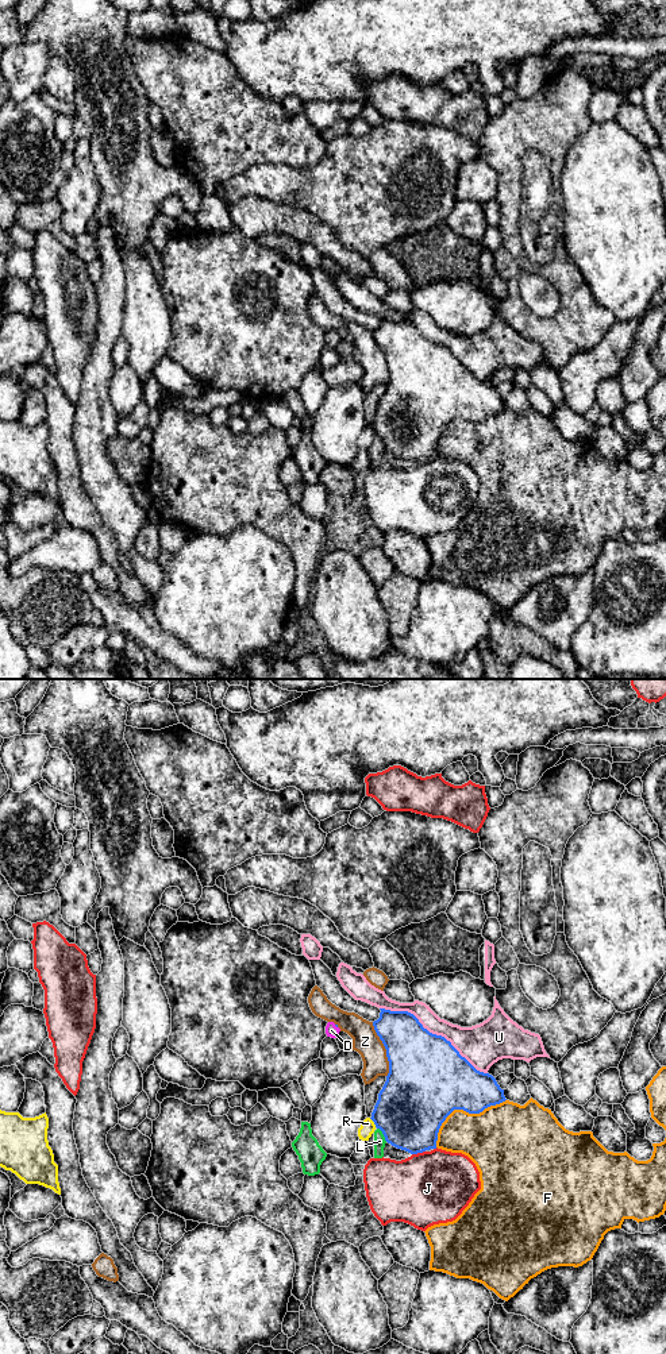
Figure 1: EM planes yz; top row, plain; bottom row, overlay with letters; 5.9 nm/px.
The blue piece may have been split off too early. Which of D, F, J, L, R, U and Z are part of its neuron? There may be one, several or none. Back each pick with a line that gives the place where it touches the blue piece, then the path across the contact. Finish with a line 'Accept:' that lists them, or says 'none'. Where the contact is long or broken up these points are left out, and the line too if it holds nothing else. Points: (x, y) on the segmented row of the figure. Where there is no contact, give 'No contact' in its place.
D: No contact
Accept: D

